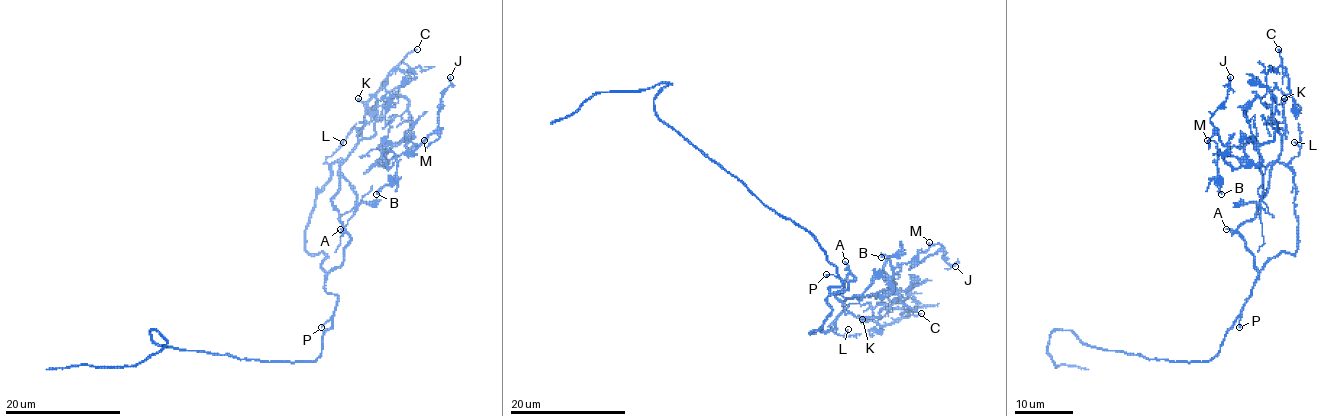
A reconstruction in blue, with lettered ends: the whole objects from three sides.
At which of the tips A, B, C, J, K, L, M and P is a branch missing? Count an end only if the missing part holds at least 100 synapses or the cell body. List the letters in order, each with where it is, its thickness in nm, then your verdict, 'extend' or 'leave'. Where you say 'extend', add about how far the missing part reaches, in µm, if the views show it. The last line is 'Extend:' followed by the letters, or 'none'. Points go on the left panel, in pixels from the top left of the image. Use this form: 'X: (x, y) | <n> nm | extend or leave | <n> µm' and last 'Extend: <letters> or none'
A: (340, 229) | 100 nm | leave
B: (376, 194) | 240 nm | leave
C: (417, 49) | 170 nm | leave
J: (450, 77) | 110 nm | leave
K: (358, 98) | 140 nm | leave
L: (343, 142) | 130 nm | leave
M: (424, 140) | 150 nm | leave
P: (321, 327) | 110 nm | leave
Extend: none

